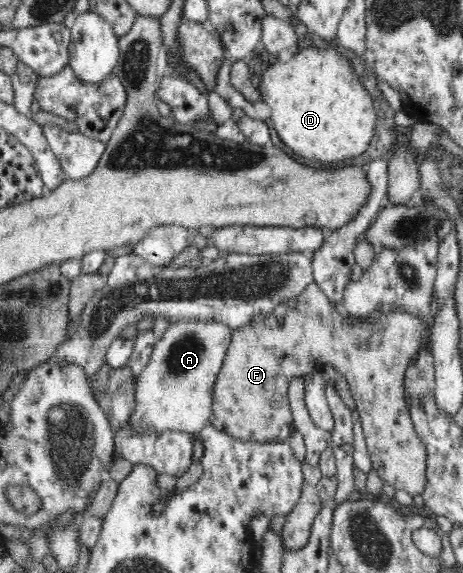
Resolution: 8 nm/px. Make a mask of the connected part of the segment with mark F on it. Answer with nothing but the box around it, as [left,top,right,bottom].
[210,283,426,496]

